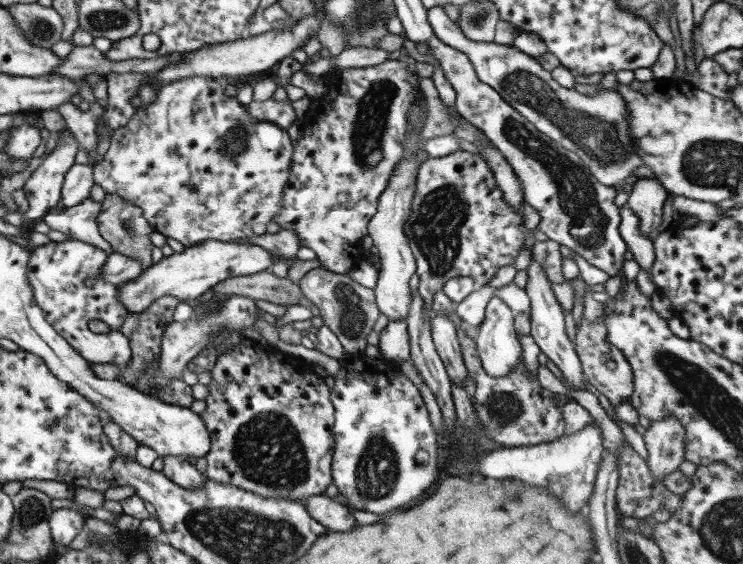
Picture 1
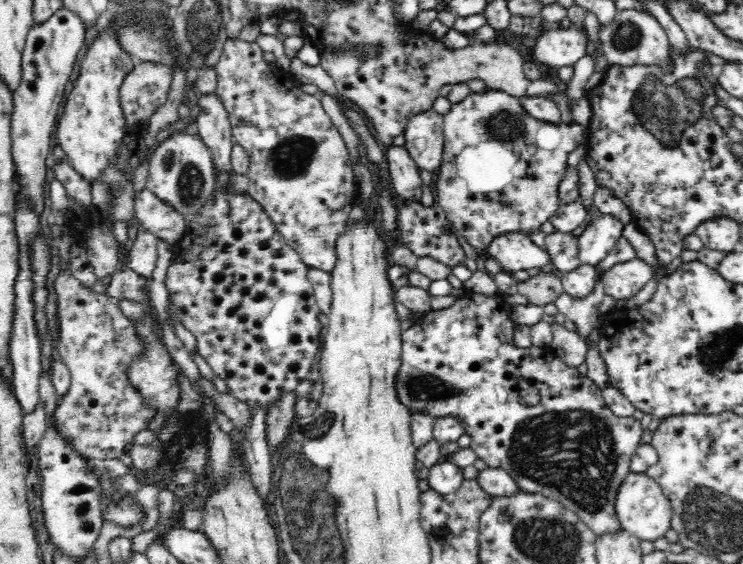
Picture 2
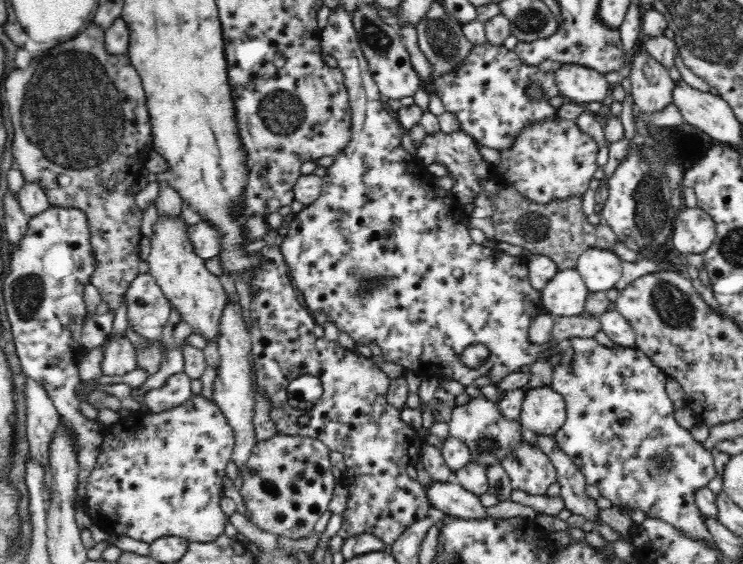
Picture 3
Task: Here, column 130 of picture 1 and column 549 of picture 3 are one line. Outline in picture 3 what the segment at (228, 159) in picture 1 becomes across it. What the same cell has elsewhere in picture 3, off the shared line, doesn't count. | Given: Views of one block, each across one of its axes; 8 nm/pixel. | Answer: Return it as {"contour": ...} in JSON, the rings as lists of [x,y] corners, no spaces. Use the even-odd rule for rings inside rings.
{"contour":[[[557,114],[550,119],[540,120],[540,122],[530,122],[528,126],[524,126],[518,132],[518,136],[514,136],[514,142],[508,148],[498,151],[500,151],[500,162],[498,165],[489,164],[489,168],[491,168],[489,181],[505,186],[505,188],[514,187],[518,191],[518,195],[536,204],[553,203],[573,196],[582,199],[599,167],[596,161],[598,143],[578,127],[576,120],[564,120]]]}

